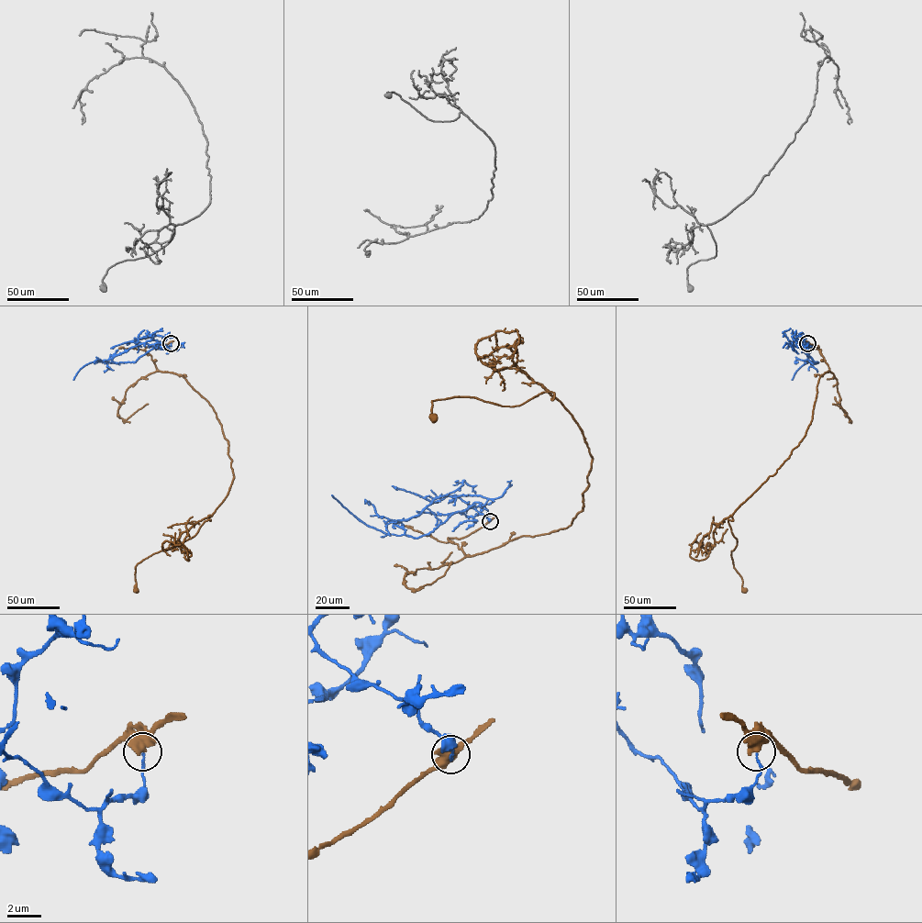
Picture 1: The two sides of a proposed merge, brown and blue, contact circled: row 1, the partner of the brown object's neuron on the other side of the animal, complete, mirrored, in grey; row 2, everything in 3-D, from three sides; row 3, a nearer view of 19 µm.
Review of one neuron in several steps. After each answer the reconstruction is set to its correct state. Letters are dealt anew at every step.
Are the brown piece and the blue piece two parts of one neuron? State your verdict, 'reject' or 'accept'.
reject

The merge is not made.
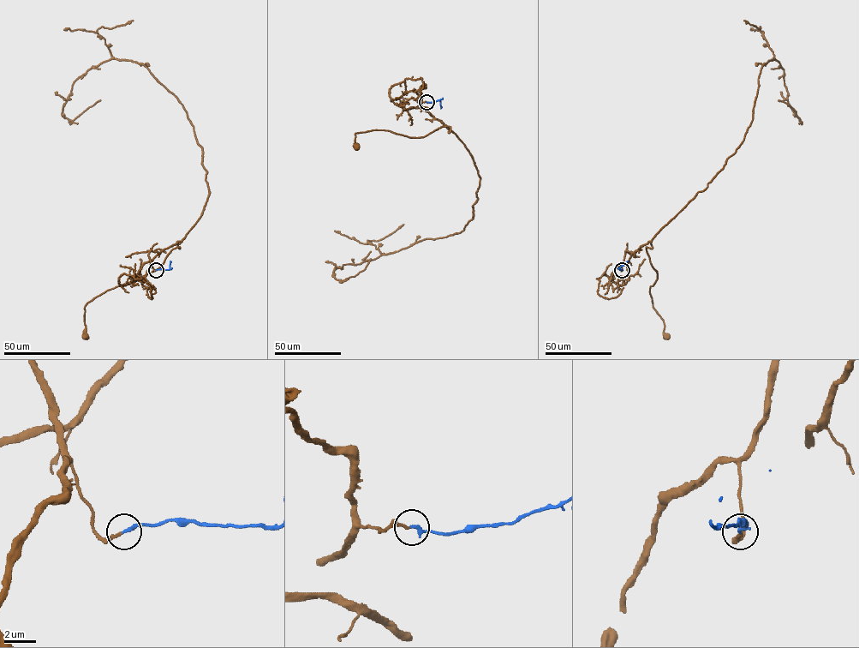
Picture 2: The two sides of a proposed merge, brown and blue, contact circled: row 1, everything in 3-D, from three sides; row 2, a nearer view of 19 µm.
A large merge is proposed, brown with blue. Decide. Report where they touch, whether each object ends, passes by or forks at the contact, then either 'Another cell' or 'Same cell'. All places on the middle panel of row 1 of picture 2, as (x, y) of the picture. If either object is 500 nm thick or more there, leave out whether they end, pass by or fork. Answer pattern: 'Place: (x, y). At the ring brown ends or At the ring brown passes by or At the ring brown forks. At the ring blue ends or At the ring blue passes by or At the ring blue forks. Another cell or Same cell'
Place: (426, 102). At the ring brown ends. At the ring blue ends. Same cell

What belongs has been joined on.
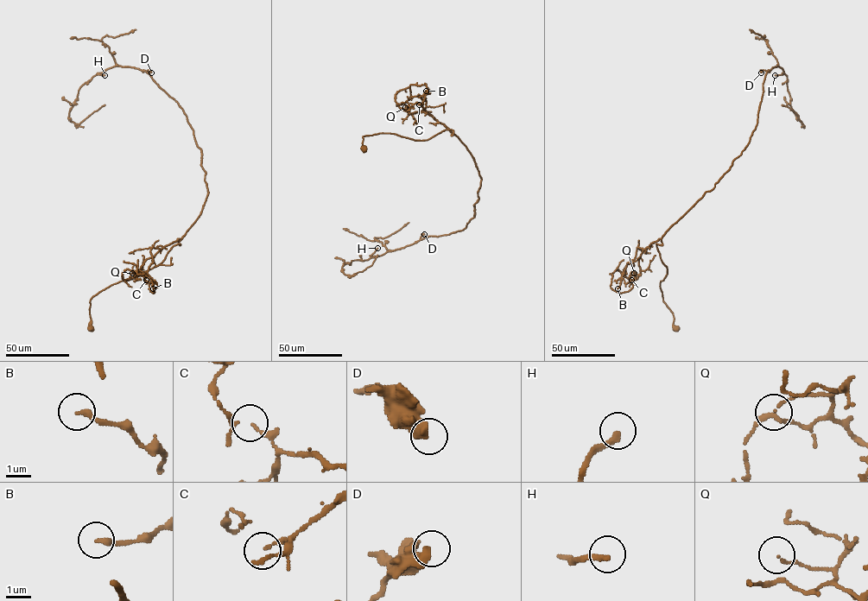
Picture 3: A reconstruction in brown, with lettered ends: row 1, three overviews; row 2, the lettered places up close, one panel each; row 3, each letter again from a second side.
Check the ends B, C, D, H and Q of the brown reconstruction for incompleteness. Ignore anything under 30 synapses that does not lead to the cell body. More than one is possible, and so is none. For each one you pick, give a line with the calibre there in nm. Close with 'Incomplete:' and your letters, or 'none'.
Incomplete: none

